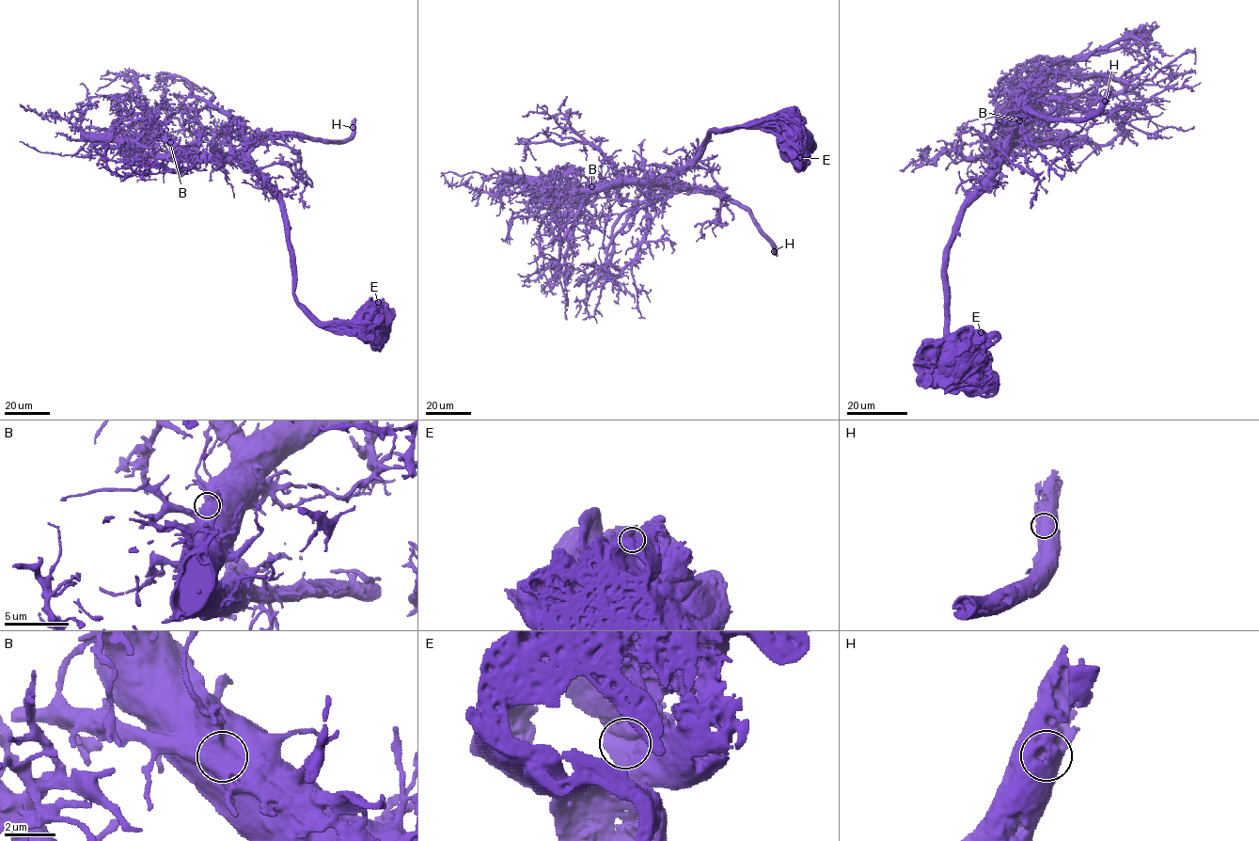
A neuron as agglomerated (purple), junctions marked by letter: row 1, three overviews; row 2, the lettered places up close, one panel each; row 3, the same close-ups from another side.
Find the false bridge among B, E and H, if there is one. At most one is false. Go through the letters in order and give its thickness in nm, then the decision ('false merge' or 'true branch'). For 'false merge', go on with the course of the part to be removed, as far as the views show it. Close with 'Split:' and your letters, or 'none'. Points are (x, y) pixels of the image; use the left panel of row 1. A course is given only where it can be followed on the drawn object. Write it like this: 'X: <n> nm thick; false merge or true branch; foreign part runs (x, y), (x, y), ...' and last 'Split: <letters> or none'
B: 1250 nm thick; false merge; foreign part runs (170, 142), (156, 138), (114, 140), (111, 136), (112, 101), (115, 96), (113, 99), (117, 100)
E: 1150 nm thick; true branch
H: 1250 nm thick; true branch
Split: B

